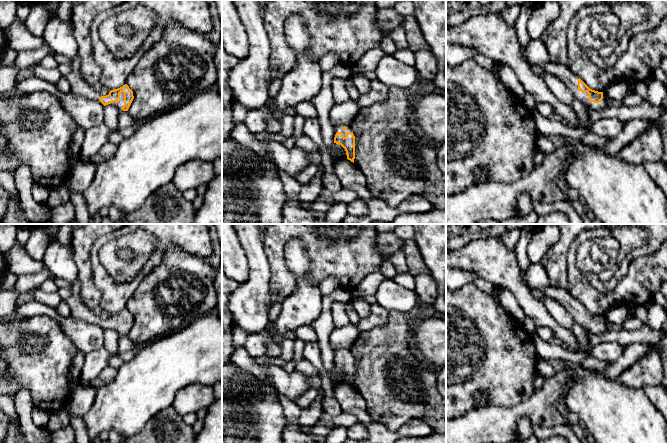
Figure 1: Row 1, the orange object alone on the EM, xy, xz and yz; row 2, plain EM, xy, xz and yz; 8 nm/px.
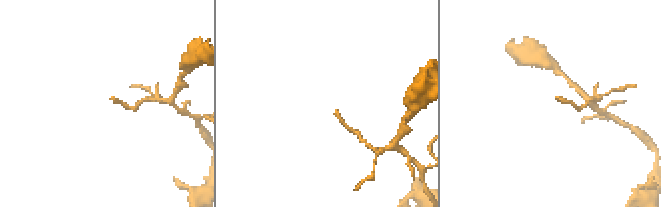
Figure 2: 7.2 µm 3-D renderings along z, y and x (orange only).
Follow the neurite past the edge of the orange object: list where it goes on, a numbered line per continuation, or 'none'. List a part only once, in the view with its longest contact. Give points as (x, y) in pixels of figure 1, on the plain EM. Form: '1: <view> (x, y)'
1: yz (563, 296)

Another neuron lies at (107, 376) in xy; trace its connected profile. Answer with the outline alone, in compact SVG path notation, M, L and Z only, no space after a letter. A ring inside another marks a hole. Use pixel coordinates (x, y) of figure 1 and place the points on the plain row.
M108 365L95 379L92 380L91 385L96 389L100 389L112 383L116 376L117 370Z

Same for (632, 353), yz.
M632 343L625 346L623 354L607 368L598 373L608 379L617 379L627 368L631 367L653 349L653 345Z

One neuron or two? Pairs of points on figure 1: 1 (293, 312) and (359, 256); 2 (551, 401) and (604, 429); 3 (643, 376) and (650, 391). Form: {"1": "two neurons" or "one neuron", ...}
{"1": "two neurons", "2": "two neurons", "3": "two neurons"}

